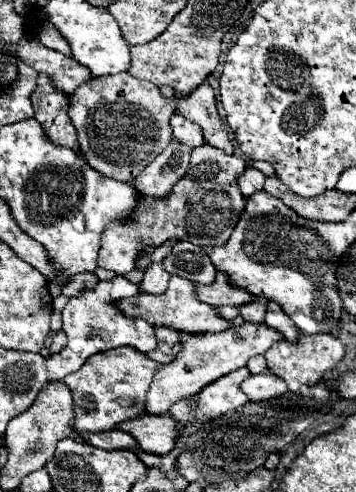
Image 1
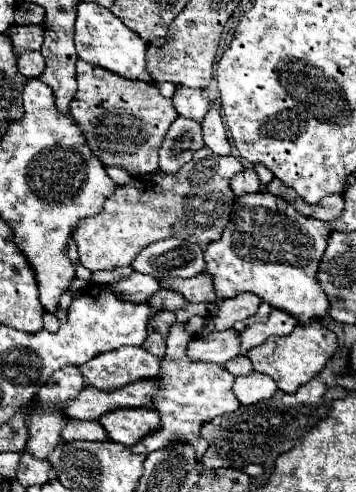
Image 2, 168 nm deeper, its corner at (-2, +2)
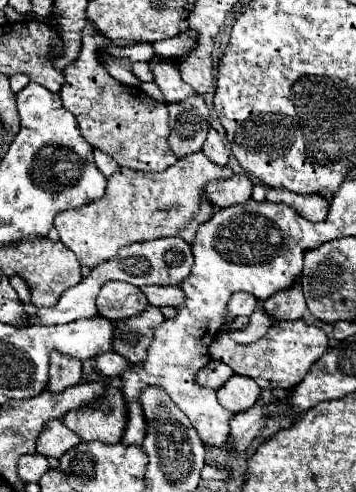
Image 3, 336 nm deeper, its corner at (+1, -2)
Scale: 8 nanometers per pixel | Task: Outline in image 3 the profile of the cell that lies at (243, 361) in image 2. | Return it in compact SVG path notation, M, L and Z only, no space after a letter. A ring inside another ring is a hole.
M211 360L209 366L203 366L203 368L195 374L195 382L197 382L199 386L207 386L207 388L217 390L217 388L223 386L231 376L233 376L233 370L231 370L227 364L217 362L217 360Z

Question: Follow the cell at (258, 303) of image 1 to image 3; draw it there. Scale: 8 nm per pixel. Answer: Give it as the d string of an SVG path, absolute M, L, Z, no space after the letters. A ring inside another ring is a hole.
M235 292L227 304L227 316L249 316L257 306L257 298L247 292Z

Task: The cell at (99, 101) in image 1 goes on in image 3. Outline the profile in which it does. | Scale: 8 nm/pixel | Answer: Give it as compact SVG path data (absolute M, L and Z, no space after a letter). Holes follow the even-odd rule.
M87 20L83 28L79 56L65 68L65 84L61 86L63 106L77 118L83 138L93 146L117 160L119 166L127 166L143 172L159 172L177 162L177 156L169 148L169 124L167 110L161 102L149 98L141 88L125 86L111 78L97 58L98 48L107 46L109 40Z

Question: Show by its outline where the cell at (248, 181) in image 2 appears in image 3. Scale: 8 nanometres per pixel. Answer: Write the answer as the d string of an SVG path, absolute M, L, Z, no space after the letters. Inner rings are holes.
M233 174L227 180L209 182L205 186L205 196L215 208L227 208L231 204L243 204L251 198L251 180L245 174Z

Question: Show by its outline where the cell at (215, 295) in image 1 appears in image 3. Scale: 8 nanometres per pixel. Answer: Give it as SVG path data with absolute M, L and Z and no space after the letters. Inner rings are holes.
M141 286L147 302L153 306L177 306L181 304L181 288L179 286Z

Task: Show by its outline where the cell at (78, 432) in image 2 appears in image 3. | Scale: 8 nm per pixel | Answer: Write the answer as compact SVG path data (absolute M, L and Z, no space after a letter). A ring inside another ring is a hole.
M49 420L37 438L37 452L47 458L61 458L61 454L79 442L81 440L77 440L77 436L61 420Z

